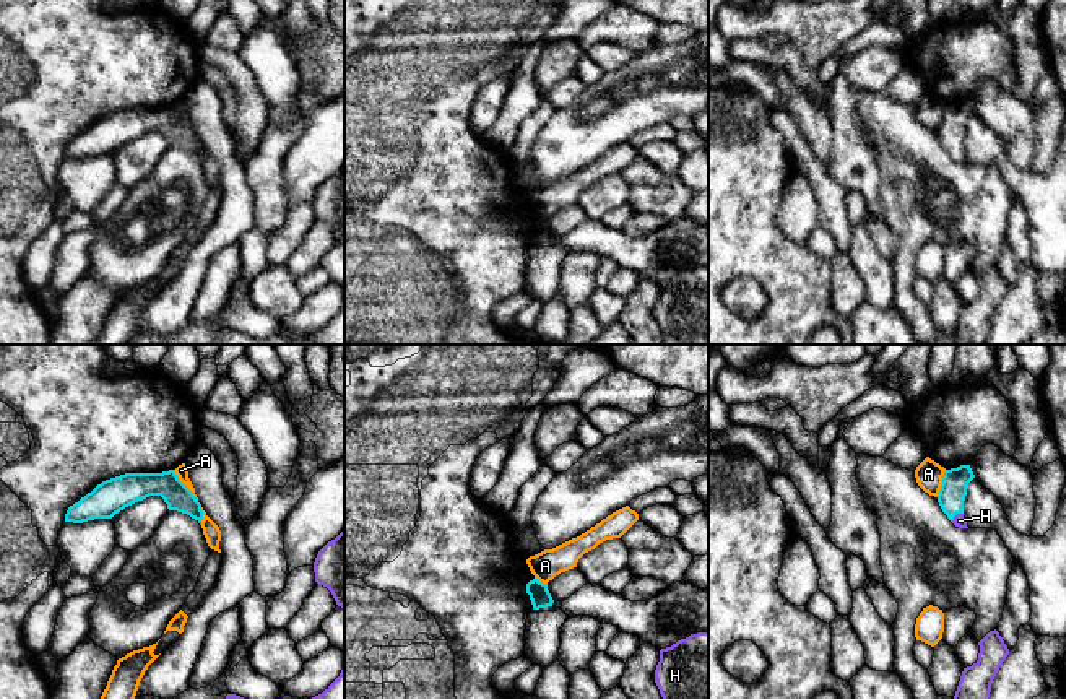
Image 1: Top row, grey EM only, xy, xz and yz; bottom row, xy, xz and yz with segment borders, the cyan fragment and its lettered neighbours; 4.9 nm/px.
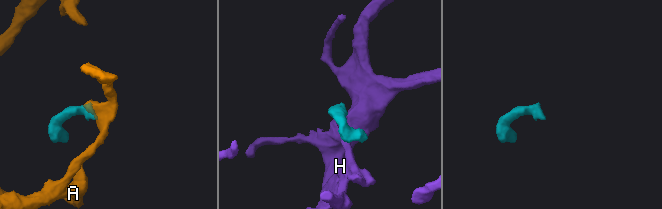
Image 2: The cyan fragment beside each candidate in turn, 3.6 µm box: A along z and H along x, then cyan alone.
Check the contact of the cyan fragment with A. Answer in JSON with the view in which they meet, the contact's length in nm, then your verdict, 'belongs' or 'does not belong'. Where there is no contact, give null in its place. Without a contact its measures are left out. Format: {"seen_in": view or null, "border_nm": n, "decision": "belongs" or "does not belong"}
{"seen_in": "xy", "border_nm": 200, "decision": "does not belong"}

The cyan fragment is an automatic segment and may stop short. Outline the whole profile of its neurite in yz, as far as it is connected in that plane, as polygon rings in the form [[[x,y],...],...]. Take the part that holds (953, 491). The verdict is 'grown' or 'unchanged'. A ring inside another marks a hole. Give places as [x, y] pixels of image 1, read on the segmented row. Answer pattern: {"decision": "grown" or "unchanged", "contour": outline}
{"decision": "grown", "contour": [[[960,465],[944,471],[938,502],[947,519],[959,528],[968,528],[964,517],[964,501],[968,483],[975,478],[970,465]]]}

